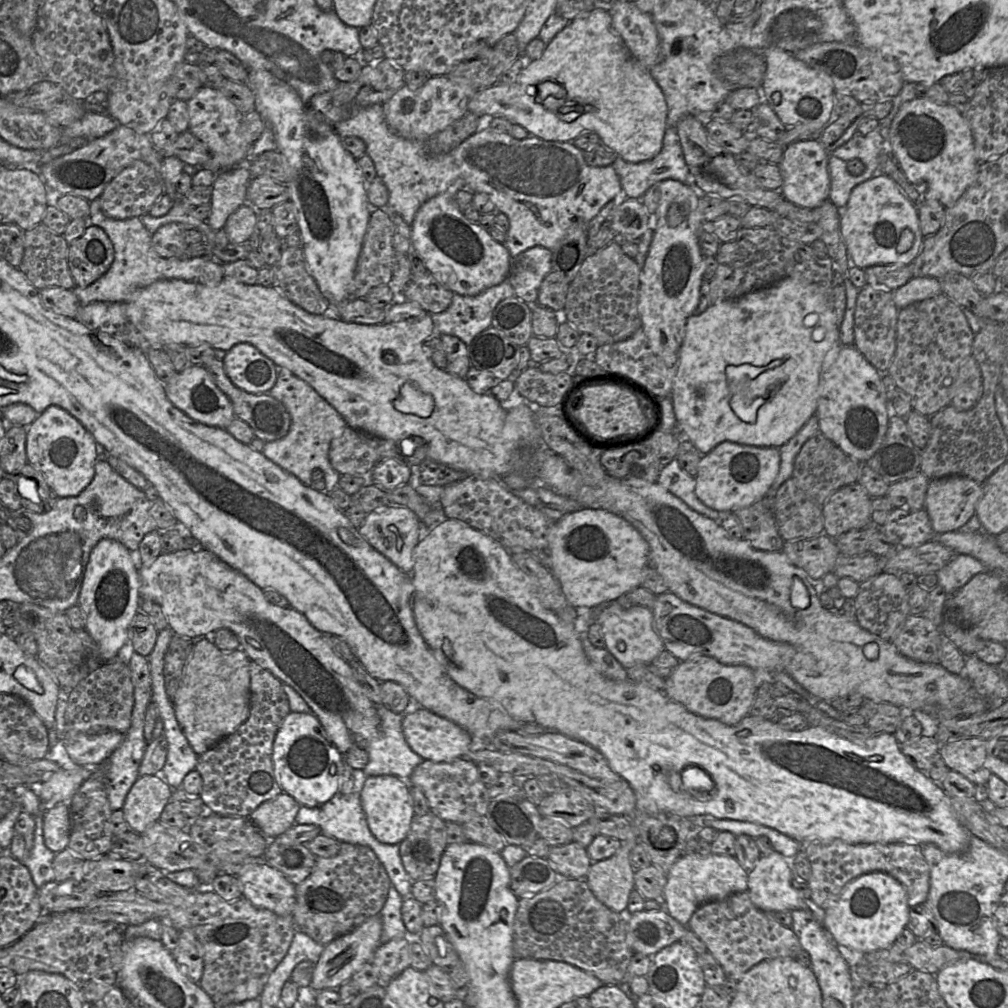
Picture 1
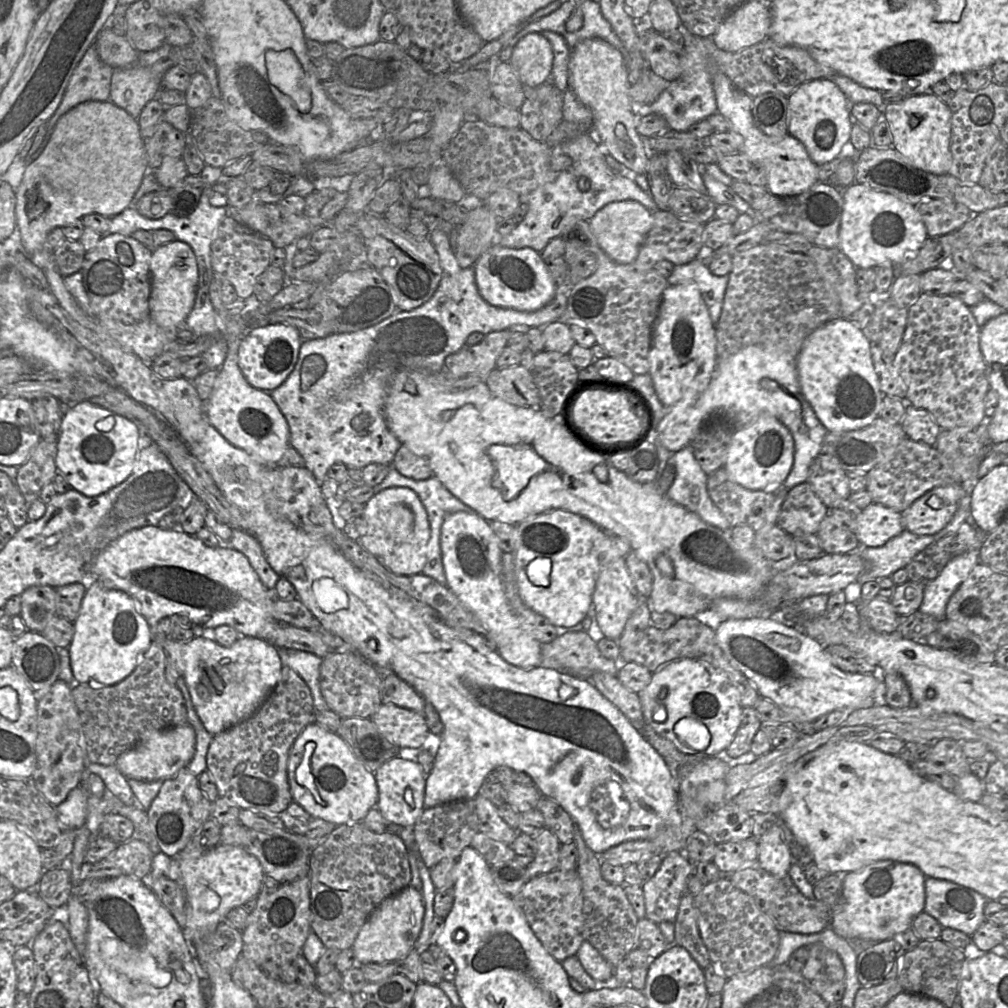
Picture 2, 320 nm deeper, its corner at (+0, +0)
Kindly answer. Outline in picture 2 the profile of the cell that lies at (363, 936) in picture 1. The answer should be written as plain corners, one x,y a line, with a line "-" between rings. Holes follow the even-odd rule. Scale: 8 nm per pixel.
410,885
384,899
362,926
351,947
357,964
394,963
405,958
415,947
422,930
424,915
423,895

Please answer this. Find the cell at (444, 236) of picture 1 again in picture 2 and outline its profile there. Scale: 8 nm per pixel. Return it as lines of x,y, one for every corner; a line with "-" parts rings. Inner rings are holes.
492,245
473,264
475,282
482,298
489,304
518,311
537,311
550,303
556,284
540,253
531,248
512,249

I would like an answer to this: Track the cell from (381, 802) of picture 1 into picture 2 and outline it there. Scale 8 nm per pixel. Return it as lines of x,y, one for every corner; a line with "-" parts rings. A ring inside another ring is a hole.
417,756
414,759
390,759
374,772
374,776
378,788
378,800
374,808
391,823
414,827
424,810
426,786
426,775
417,762

